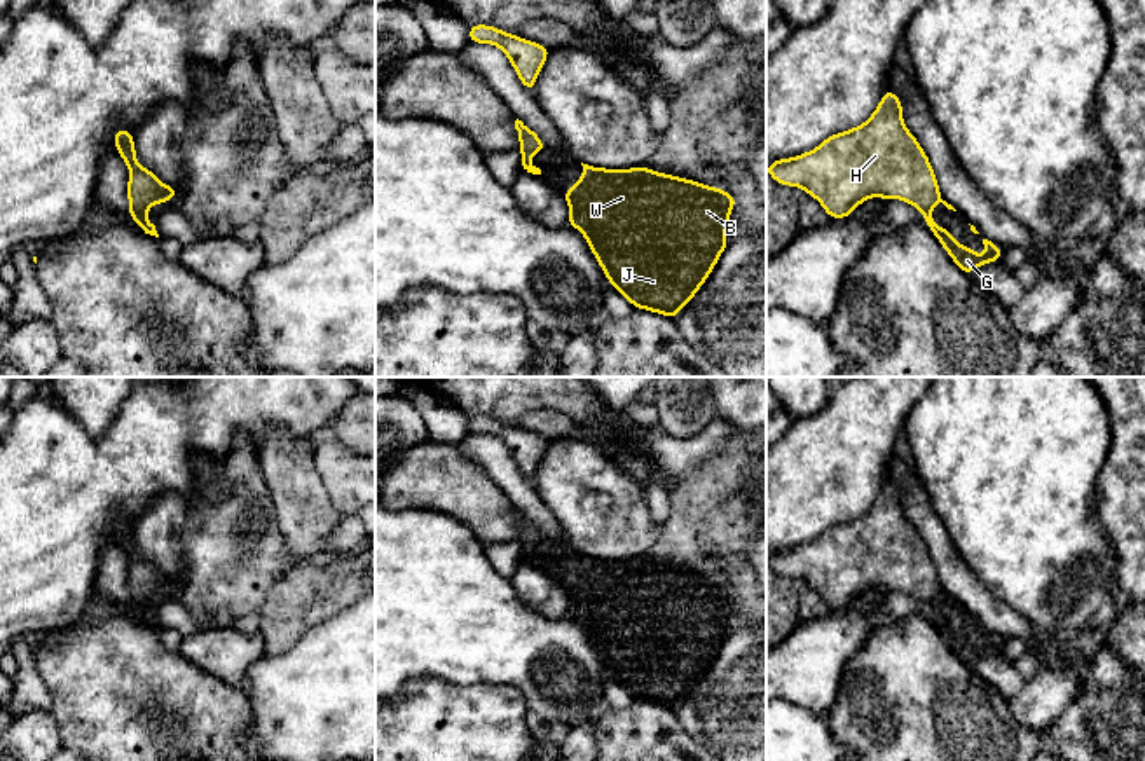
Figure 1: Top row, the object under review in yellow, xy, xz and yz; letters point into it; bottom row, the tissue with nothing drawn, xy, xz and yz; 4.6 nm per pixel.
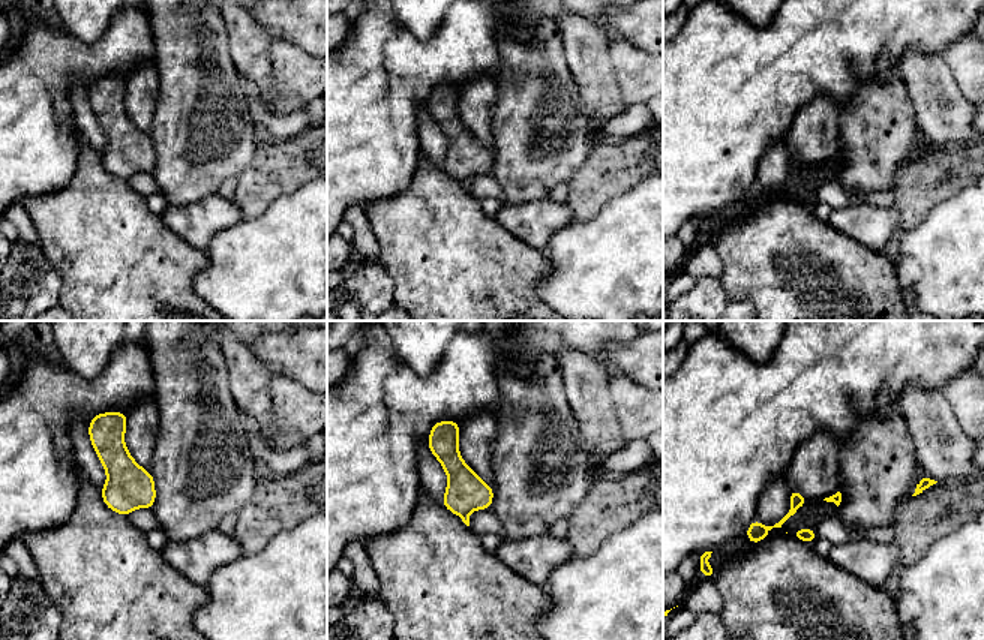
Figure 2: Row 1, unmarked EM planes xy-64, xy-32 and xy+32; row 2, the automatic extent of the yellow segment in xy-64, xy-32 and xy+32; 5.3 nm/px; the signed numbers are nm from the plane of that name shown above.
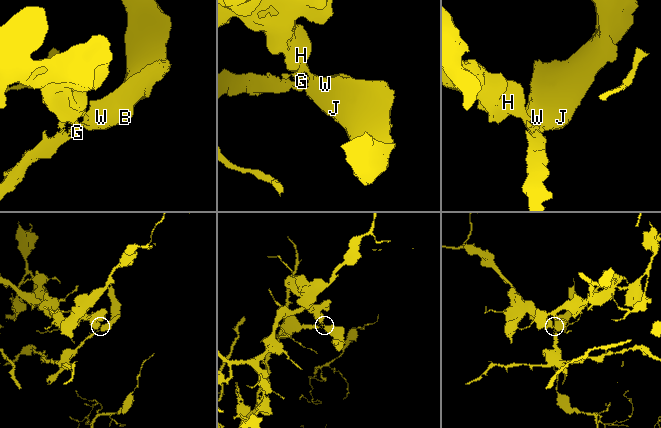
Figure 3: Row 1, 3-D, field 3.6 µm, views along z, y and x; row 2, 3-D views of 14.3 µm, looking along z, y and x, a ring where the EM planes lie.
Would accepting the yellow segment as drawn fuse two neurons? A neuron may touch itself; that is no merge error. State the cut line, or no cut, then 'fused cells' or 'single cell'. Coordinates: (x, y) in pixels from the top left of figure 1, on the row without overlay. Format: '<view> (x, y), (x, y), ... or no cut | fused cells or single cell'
xy (131, 599), (145, 601) | fused cells

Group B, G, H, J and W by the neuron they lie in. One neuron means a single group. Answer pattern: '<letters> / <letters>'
B G J W / H

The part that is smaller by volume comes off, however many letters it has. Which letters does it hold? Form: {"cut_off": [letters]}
{"cut_off": ["B", "G", "J", "W"]}

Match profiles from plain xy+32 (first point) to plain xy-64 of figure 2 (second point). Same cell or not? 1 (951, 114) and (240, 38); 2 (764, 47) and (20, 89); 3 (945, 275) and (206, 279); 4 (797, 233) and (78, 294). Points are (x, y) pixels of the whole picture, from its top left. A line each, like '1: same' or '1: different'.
1: same
2: same
3: same
4: same

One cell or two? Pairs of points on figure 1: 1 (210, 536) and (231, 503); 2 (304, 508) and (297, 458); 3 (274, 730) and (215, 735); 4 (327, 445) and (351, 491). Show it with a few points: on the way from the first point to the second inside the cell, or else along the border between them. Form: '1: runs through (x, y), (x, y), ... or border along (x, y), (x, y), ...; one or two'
1: runs through (219, 527), (231, 512); one
2: runs through (299, 496), (297, 470); one
3: border along (246, 693), (250, 719), (239, 733), (239, 742); two
4: runs through (327, 456), (349, 480); one

